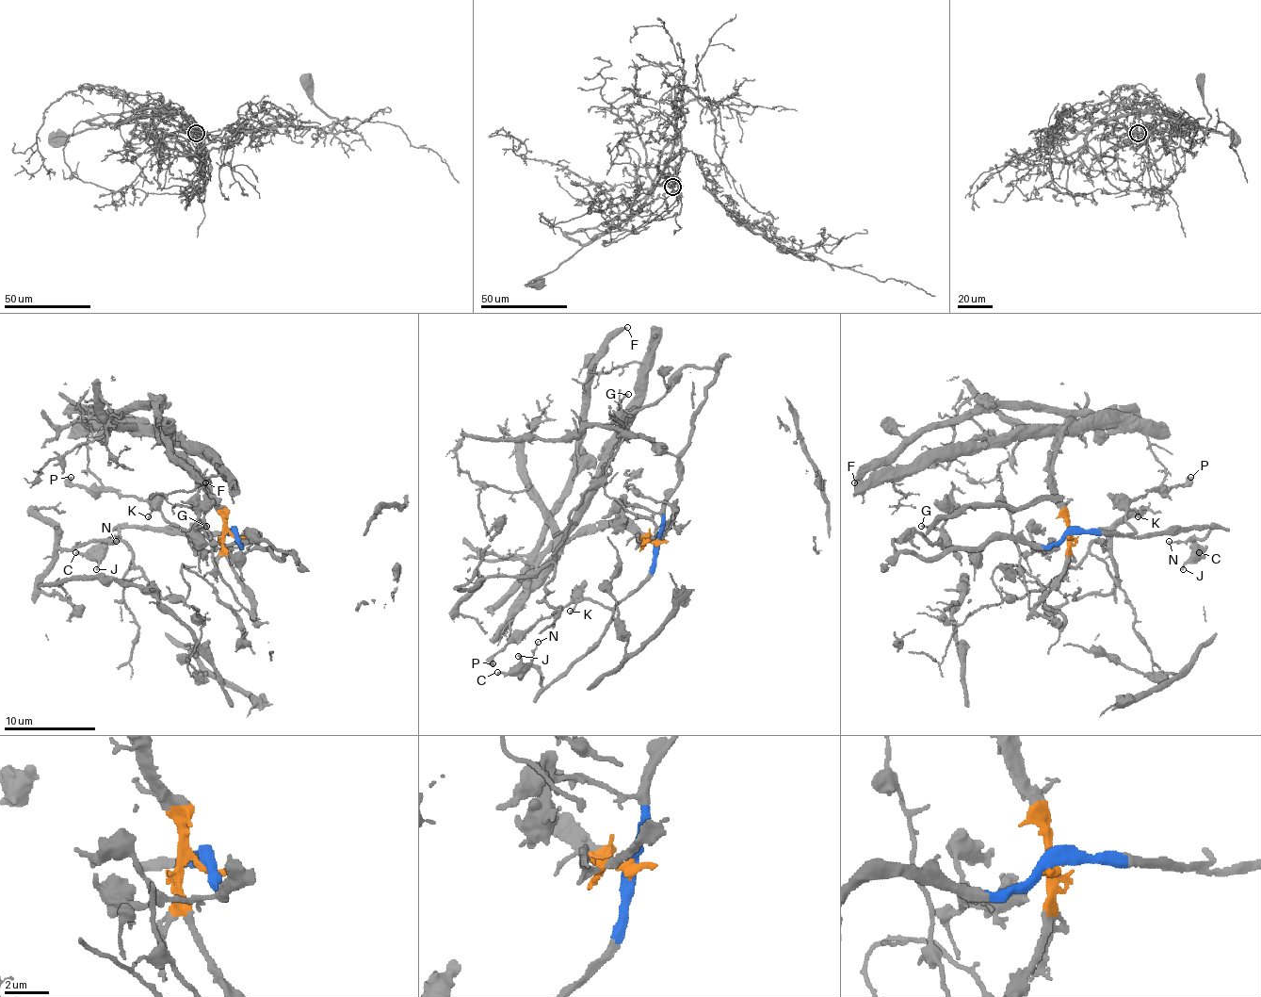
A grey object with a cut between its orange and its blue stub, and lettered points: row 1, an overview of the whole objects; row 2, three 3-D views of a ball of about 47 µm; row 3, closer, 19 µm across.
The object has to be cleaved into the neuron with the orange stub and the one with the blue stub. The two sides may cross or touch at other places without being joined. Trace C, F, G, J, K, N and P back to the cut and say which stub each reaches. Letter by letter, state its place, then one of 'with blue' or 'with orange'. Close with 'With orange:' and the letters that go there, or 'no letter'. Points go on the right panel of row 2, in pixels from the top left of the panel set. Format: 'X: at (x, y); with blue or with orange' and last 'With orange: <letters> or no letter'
C: at (1199, 552); with blue
F: at (854, 482); with orange
G: at (921, 526); with blue
J: at (1183, 569); with blue
K: at (1138, 516); with blue
N: at (1169, 541); with blue
P: at (1190, 477); with blue
With orange: F

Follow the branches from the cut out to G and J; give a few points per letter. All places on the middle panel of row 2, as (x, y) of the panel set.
G: (656, 543), (665, 499), (677, 483), (679, 453), (716, 373), (684, 368), (654, 402), (620, 410), (628, 394)
J: (656, 543), (654, 570), (615, 607), (606, 632), (543, 687), (532, 667), (527, 667), (519, 655)

